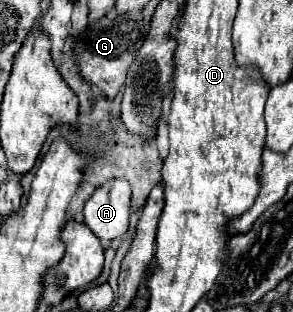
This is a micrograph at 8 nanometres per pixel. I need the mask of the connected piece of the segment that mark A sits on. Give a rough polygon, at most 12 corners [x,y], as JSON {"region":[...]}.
{"region":[[108,180],[84,204],[100,238],[128,232],[130,186]]}

